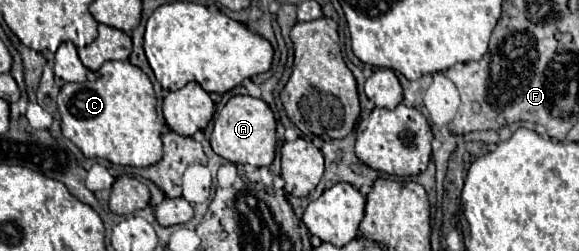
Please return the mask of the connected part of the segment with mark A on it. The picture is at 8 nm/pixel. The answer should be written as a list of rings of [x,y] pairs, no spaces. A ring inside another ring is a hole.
[[[233,96],[215,113],[213,122],[211,146],[221,158],[233,164],[251,166],[269,166],[273,162],[277,148],[277,121],[267,102],[253,96]]]

